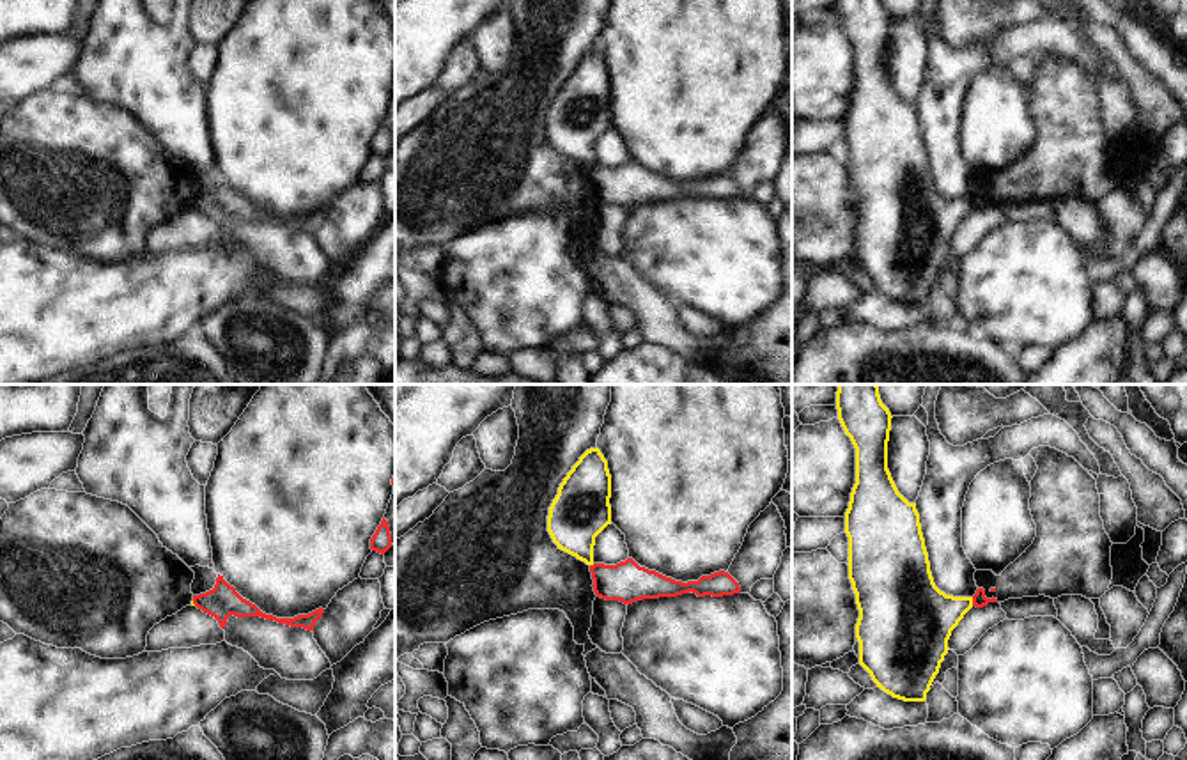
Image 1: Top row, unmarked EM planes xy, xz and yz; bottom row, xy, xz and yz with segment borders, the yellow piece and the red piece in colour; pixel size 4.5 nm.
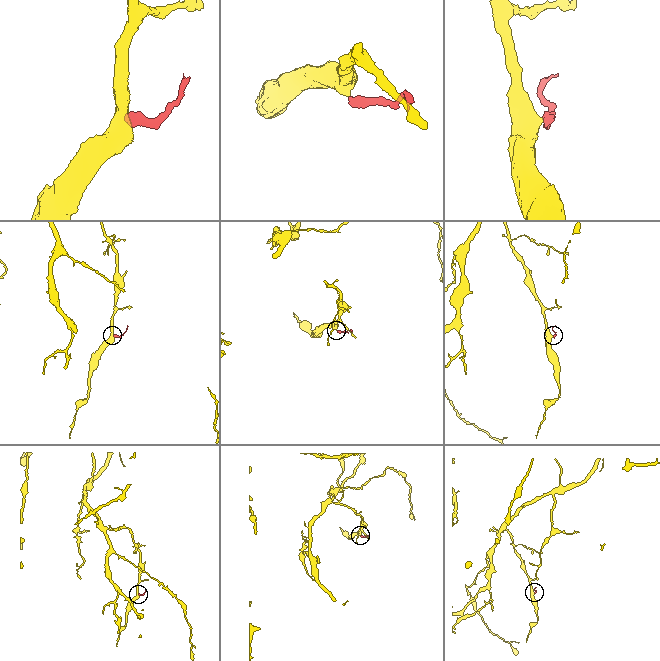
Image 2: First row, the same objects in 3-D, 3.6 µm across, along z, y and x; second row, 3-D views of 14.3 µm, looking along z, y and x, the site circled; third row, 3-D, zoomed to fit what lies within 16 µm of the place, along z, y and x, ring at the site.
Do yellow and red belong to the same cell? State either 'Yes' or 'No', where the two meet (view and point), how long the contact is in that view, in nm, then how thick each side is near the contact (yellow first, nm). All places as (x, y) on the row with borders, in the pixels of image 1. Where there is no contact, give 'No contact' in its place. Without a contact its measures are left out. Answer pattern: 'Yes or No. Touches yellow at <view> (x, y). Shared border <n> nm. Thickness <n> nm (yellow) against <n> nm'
No. Touches yellow at yz (971, 601). Shared border 40 nm. Thickness 300 nm (yellow) against 60 nm

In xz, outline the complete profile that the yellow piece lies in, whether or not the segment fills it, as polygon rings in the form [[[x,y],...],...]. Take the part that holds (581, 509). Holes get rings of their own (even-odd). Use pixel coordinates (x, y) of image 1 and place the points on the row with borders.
[[[599,448],[586,450],[549,507],[547,531],[558,549],[594,565],[595,537],[611,524],[611,475]]]

